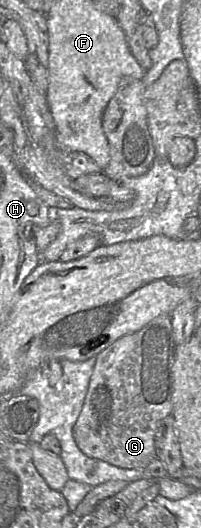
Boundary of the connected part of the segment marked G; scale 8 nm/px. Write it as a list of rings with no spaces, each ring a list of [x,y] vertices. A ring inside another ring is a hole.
[[[161,314],[95,356],[83,407],[73,427],[74,440],[86,456],[137,470],[145,470],[156,458],[158,426],[172,412],[175,347],[170,315]]]

